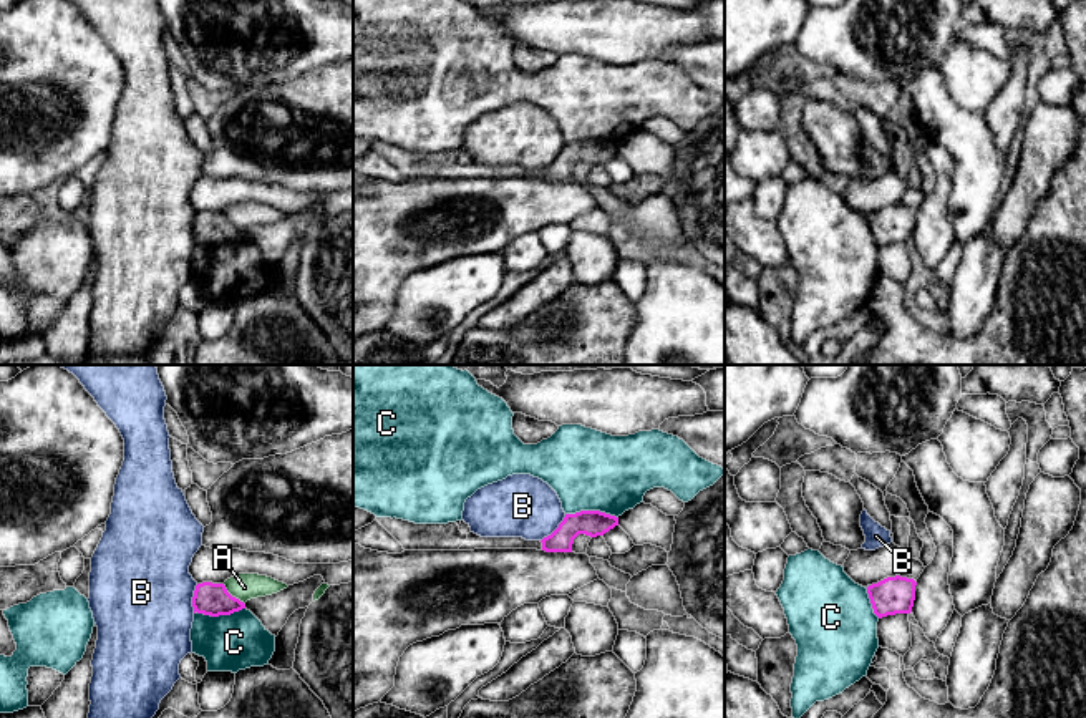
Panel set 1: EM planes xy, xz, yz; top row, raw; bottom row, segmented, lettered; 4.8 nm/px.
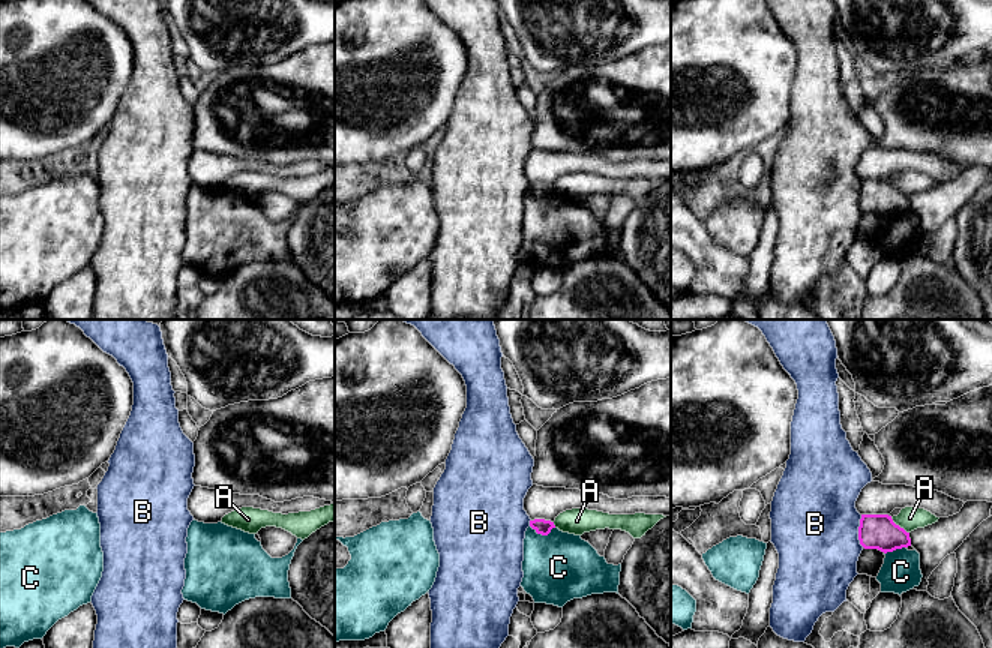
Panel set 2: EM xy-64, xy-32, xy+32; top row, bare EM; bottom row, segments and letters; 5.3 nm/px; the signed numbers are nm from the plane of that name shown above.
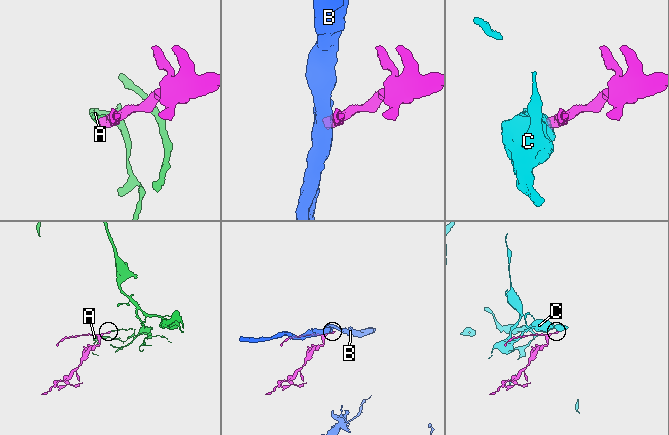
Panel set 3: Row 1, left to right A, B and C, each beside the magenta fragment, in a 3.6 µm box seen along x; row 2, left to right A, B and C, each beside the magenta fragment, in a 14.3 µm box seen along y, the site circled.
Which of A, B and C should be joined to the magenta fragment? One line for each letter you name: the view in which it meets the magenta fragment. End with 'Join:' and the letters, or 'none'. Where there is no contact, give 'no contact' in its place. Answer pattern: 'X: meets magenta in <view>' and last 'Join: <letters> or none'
Join: none

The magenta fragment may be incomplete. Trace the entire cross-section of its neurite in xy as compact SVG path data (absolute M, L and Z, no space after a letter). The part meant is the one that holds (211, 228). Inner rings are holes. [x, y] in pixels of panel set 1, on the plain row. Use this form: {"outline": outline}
{"outline": "M202 211L196 214L192 235L194 242L219 245L242 239L245 232L232 226L224 212Z"}

